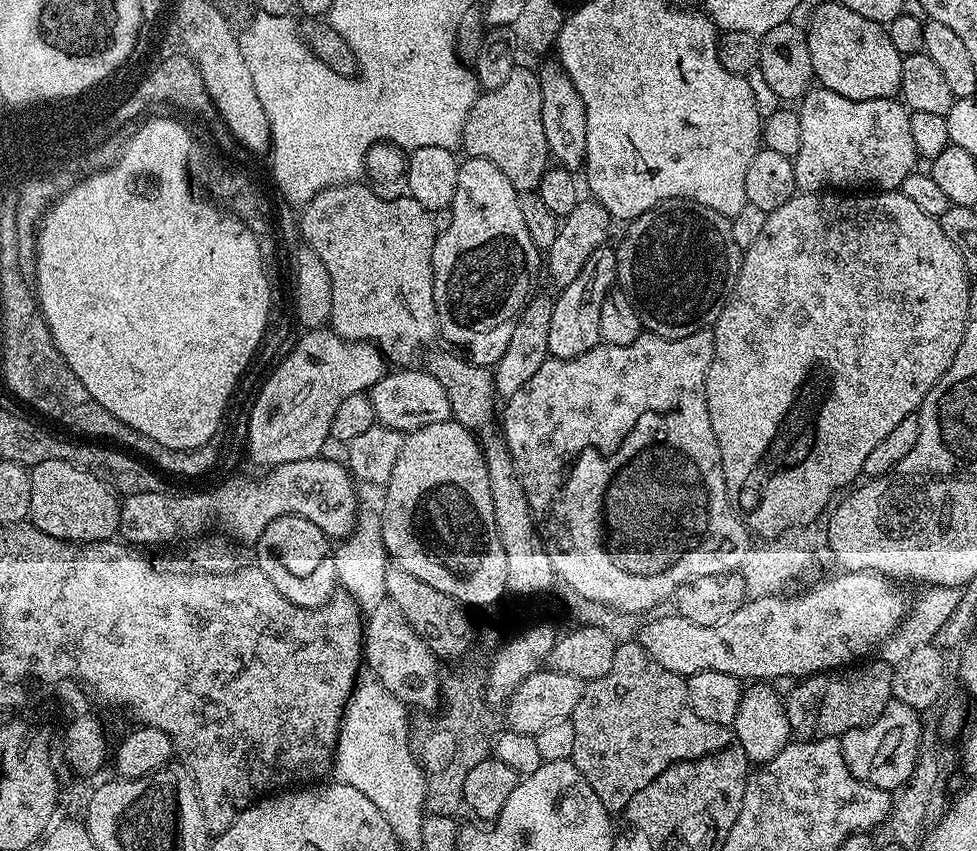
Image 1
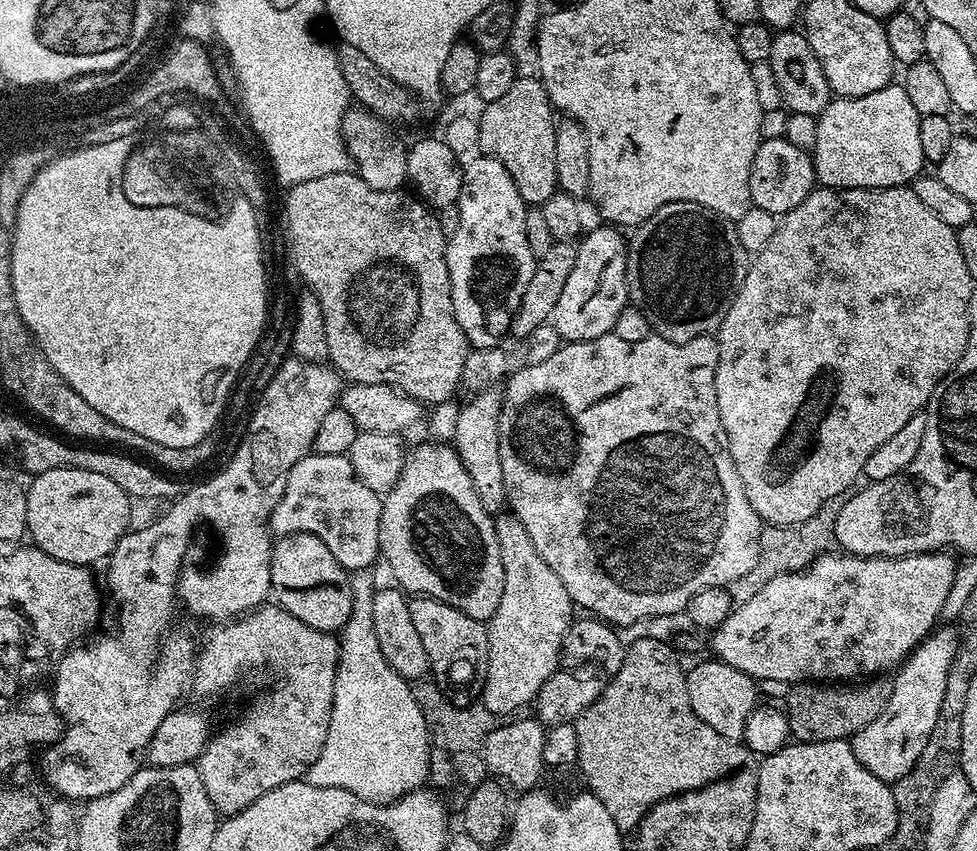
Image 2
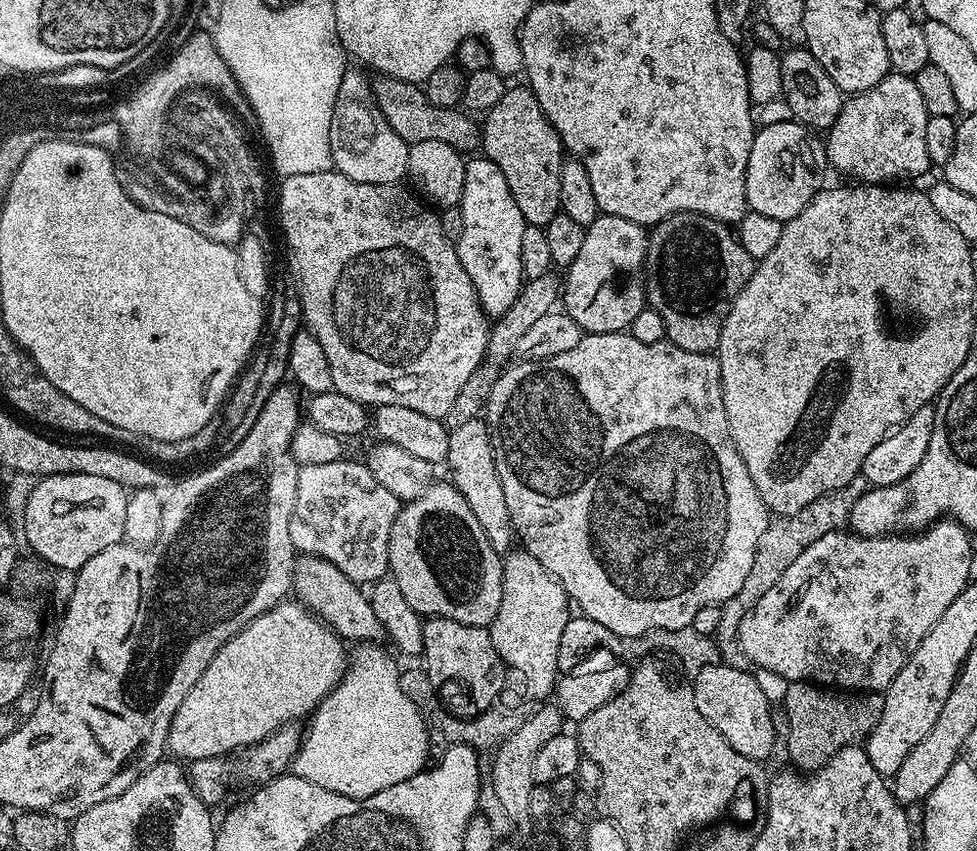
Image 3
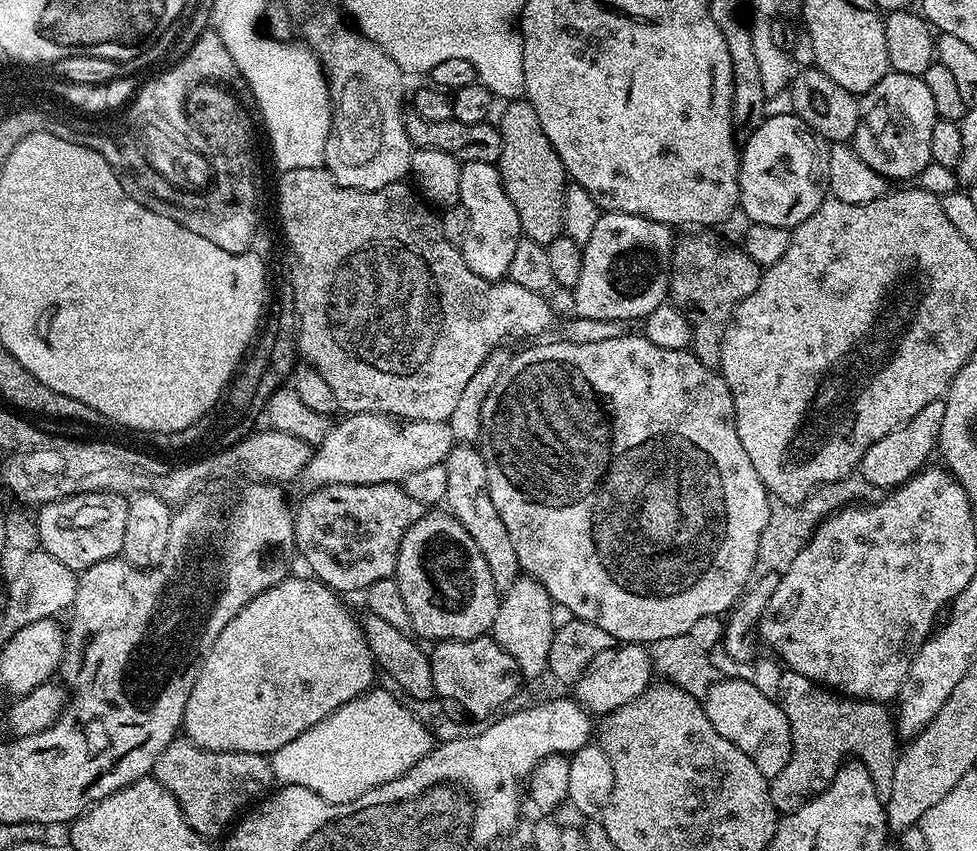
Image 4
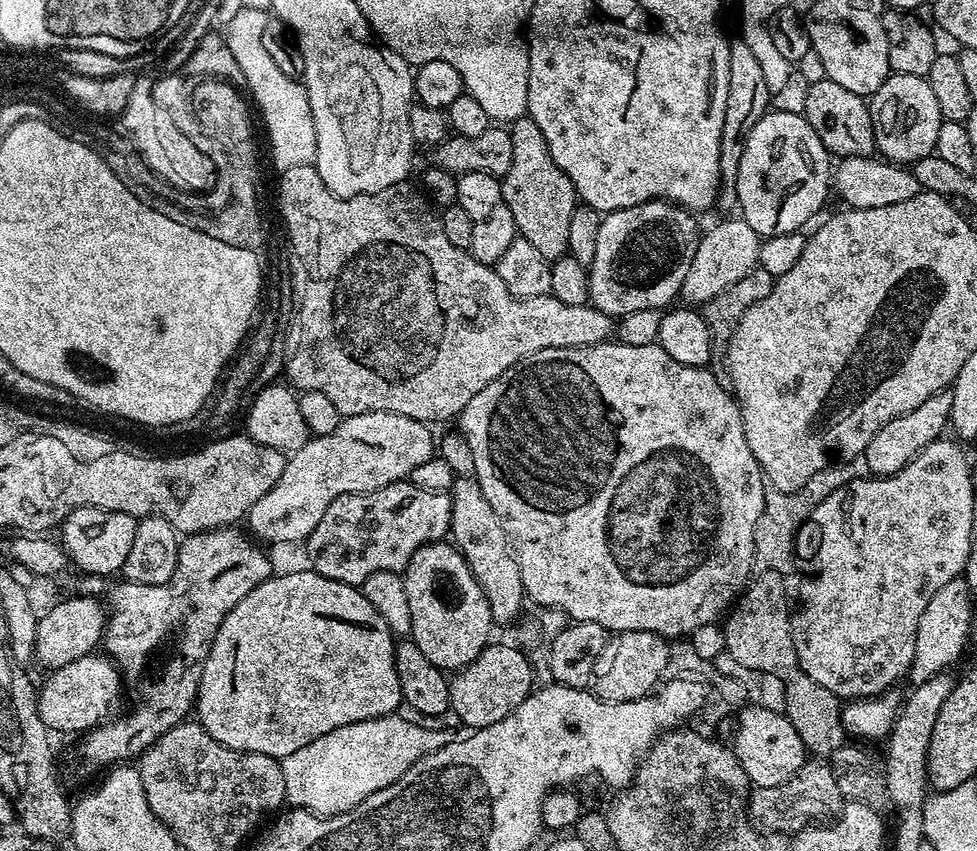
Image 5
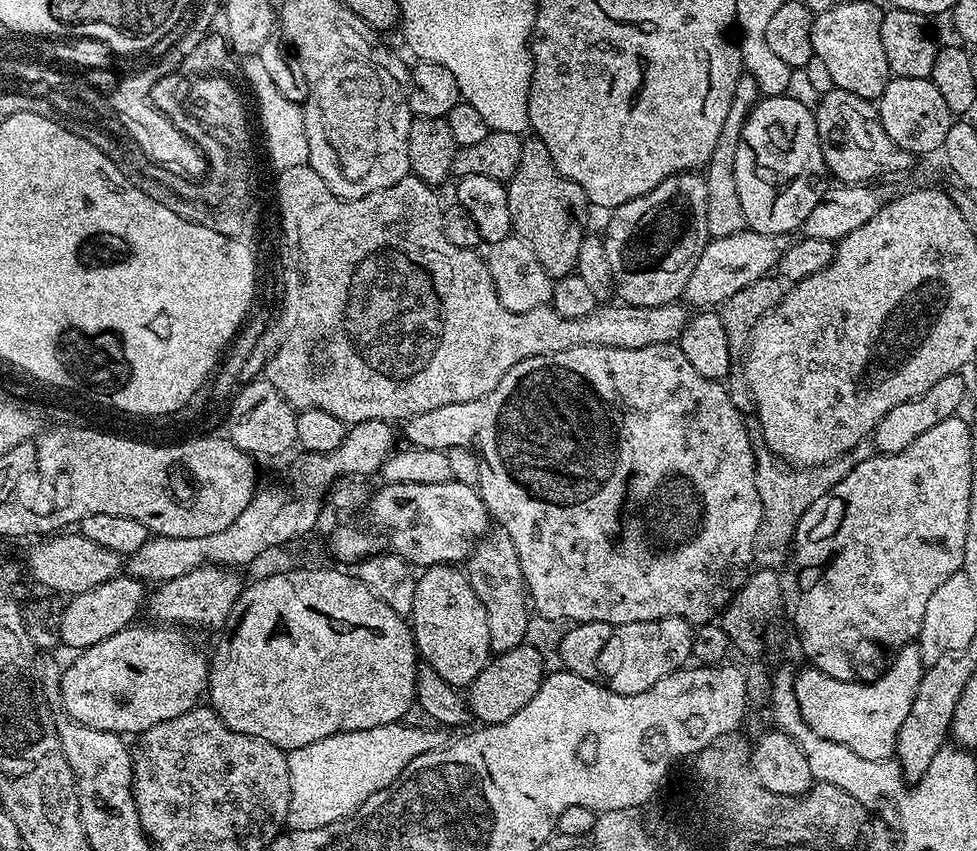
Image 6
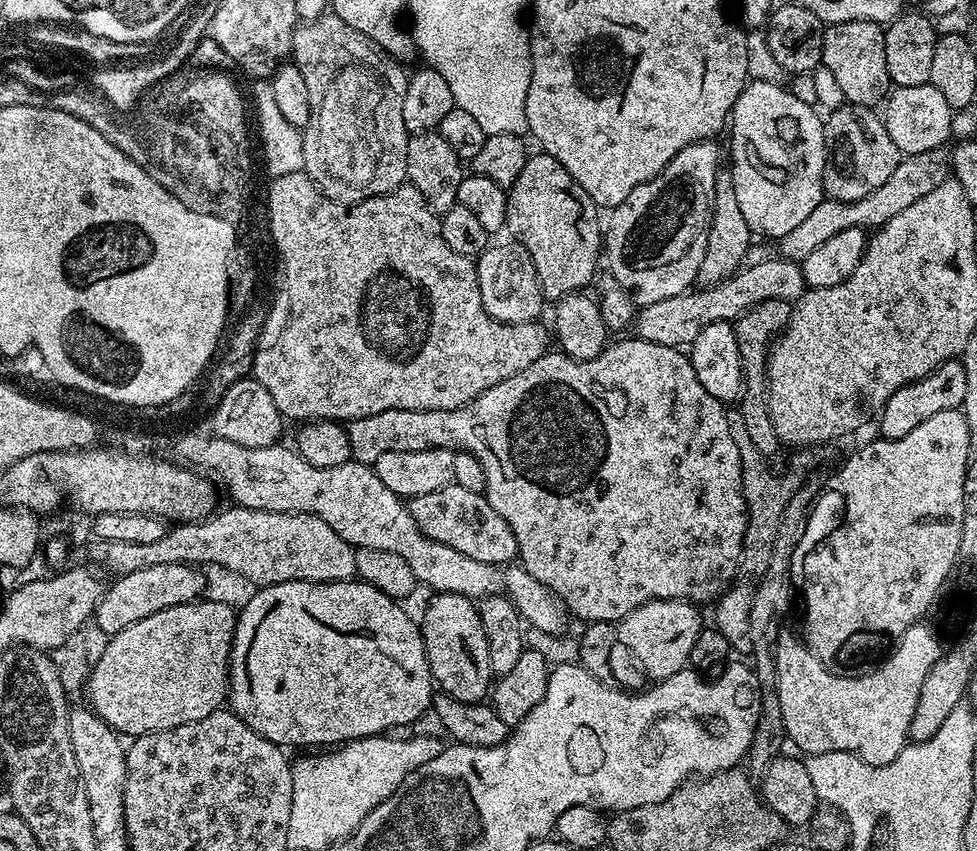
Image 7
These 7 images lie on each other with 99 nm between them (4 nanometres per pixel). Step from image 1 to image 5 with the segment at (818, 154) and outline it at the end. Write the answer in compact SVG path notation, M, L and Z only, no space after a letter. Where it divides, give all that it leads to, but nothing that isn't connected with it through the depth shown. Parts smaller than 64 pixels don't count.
M892 72L870 97L870 111L876 152L884 160L896 165L911 166L917 160L935 153L942 117L934 98L934 90L930 90L925 77Z

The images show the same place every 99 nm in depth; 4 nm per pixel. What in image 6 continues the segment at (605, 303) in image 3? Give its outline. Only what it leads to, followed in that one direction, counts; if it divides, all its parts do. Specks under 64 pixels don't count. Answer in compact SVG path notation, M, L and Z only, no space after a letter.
M695 171L679 172L666 178L650 194L634 198L618 206L602 229L606 258L610 258L610 274L614 278L614 292L625 304L634 306L662 306L679 301L686 282L694 271L699 255L709 242L706 230L706 182Z

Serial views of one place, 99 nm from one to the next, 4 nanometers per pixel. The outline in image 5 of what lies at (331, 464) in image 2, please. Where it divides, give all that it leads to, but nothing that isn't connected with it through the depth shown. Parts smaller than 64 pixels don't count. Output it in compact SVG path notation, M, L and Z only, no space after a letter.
M407 479L384 486L372 493L346 493L330 502L326 514L319 519L318 526L306 539L308 560L311 571L322 574L326 578L334 578L334 582L346 582L363 586L370 574L378 574L378 570L390 570L403 573L412 555L423 544L435 544L449 535L452 526L452 497L448 492L431 492L414 486Z

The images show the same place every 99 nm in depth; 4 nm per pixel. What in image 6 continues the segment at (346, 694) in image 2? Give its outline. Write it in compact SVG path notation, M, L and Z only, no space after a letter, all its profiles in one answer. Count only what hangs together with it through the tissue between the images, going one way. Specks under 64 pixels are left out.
M403 722L374 726L370 730L354 730L339 732L330 738L322 738L318 742L310 742L310 746L294 748L288 752L288 769L290 770L290 810L288 811L287 827L291 831L314 830L322 826L330 826L334 822L352 816L370 798L370 794L378 794L386 786L393 784L422 754L432 752L435 748L444 747L445 737L436 736L435 731L412 727Z

